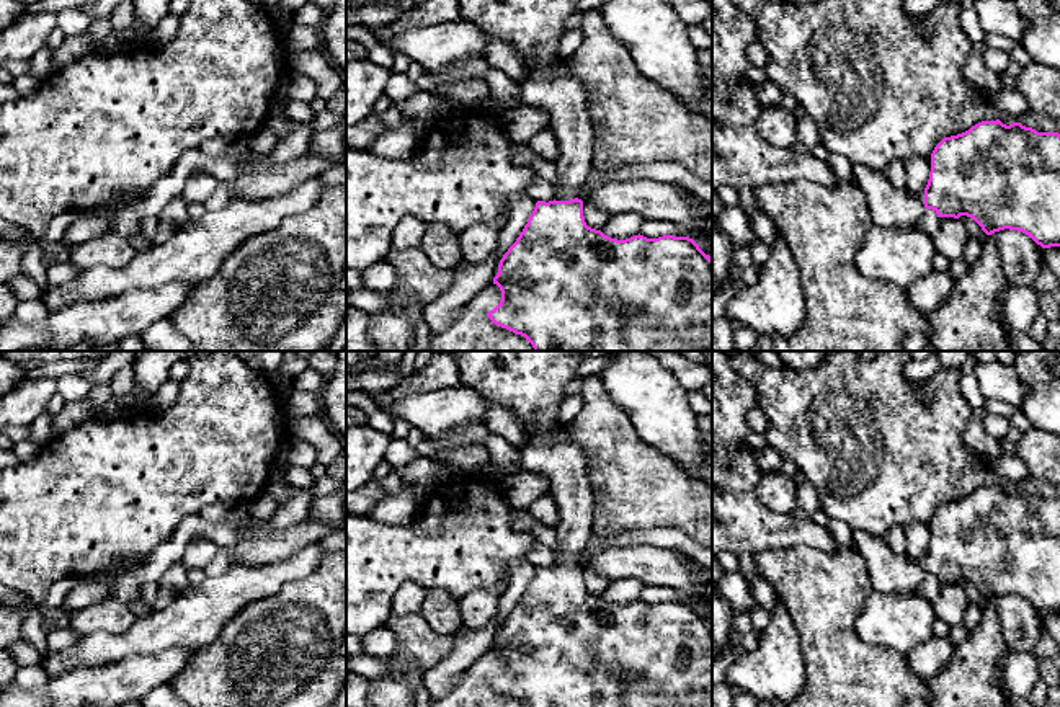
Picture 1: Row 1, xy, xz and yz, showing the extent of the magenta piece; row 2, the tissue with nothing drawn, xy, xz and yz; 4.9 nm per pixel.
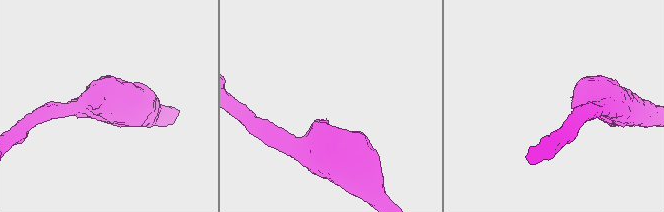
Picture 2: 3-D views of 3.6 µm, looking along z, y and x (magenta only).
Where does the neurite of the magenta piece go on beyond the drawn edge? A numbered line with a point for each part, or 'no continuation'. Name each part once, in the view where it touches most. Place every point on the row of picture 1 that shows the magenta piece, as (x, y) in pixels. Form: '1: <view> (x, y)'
1: xz (533, 26)

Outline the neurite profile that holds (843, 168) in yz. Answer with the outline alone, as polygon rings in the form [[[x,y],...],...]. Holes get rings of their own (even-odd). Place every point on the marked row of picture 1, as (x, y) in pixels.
[[[828,153],[826,162],[841,183],[854,183],[856,181],[854,171],[853,171],[853,163],[846,157],[836,155],[836,153]]]

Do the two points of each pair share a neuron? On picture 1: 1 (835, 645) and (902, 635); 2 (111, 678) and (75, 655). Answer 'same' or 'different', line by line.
1: different
2: different

